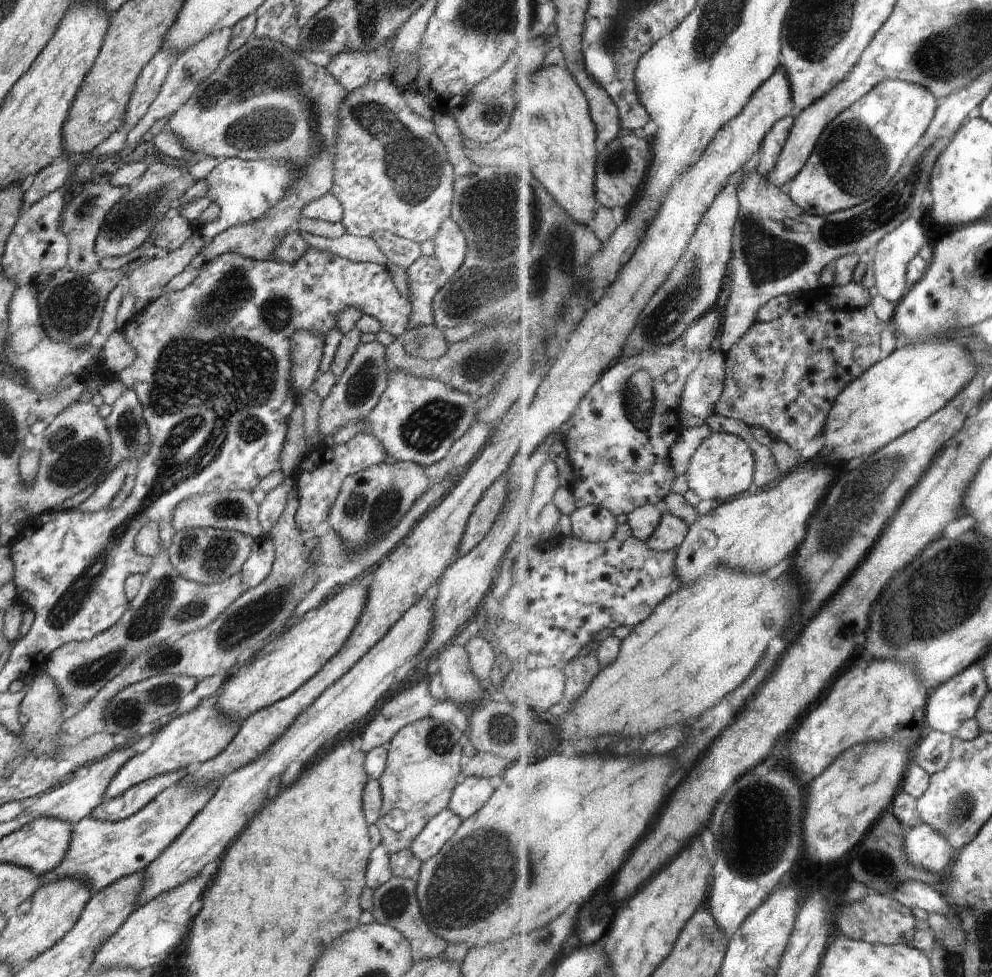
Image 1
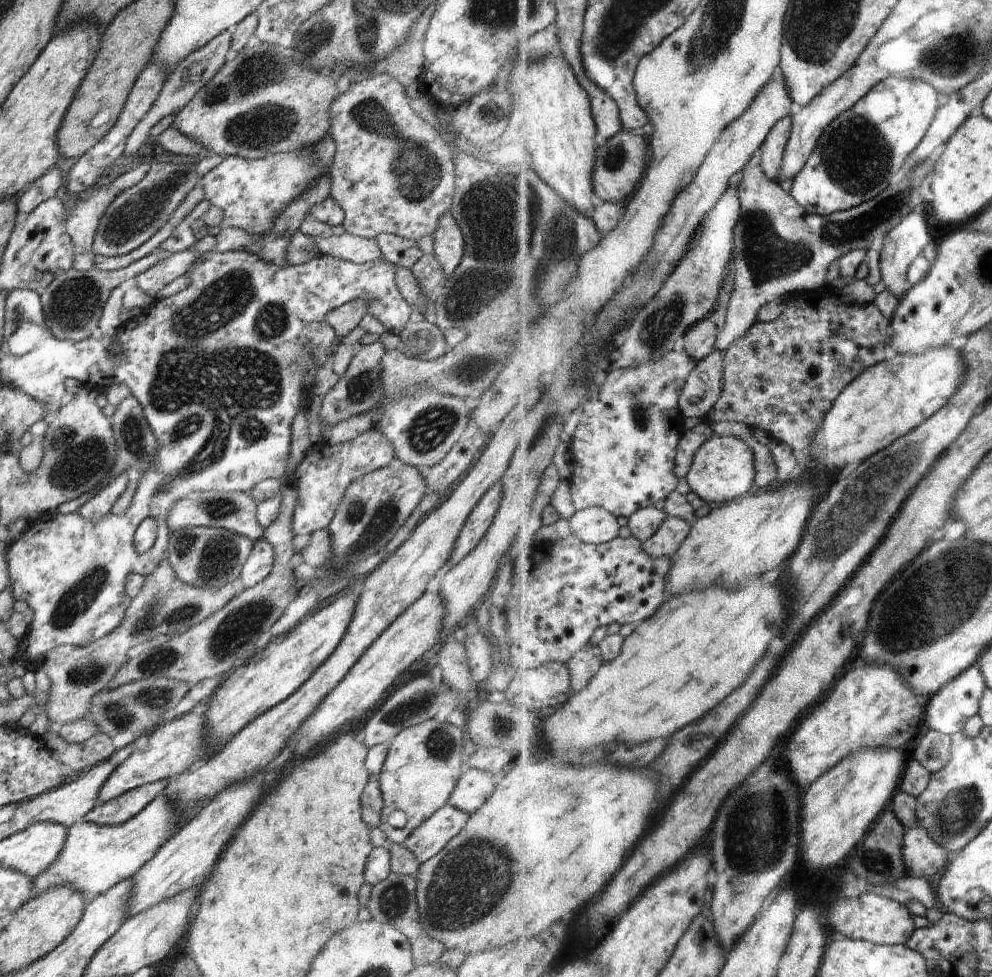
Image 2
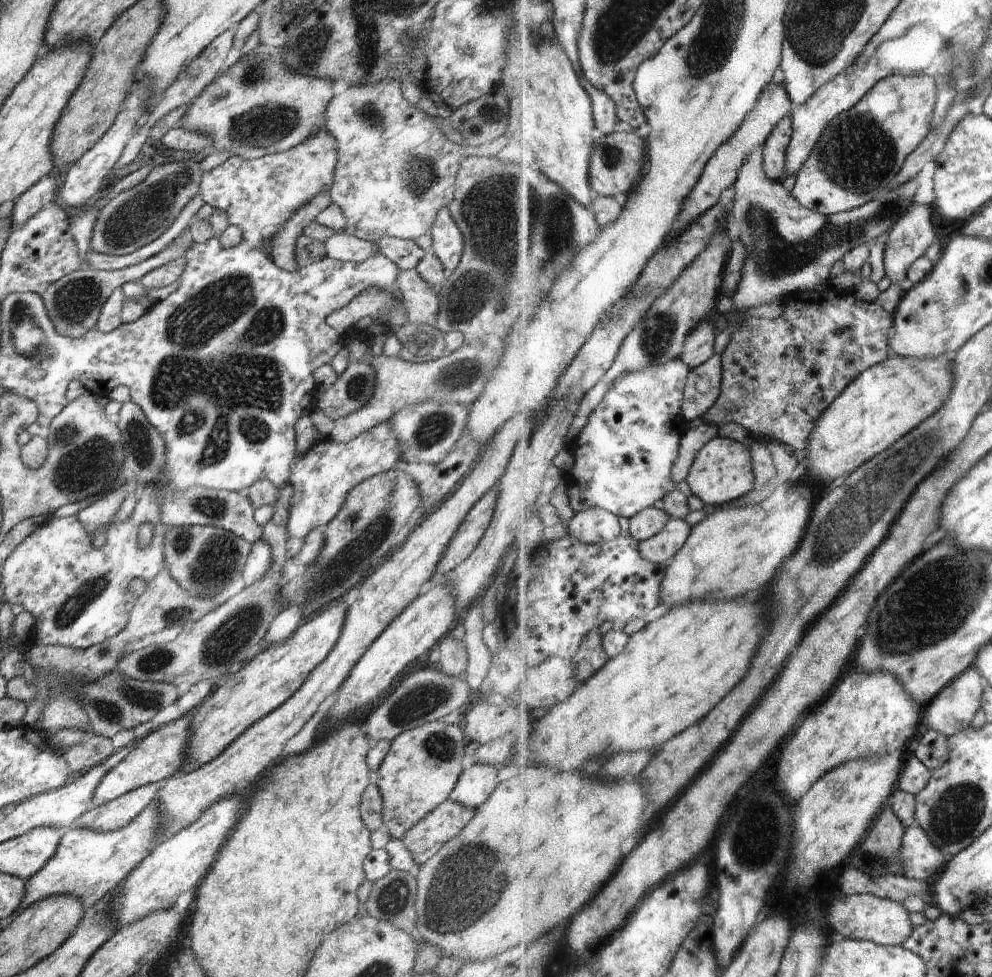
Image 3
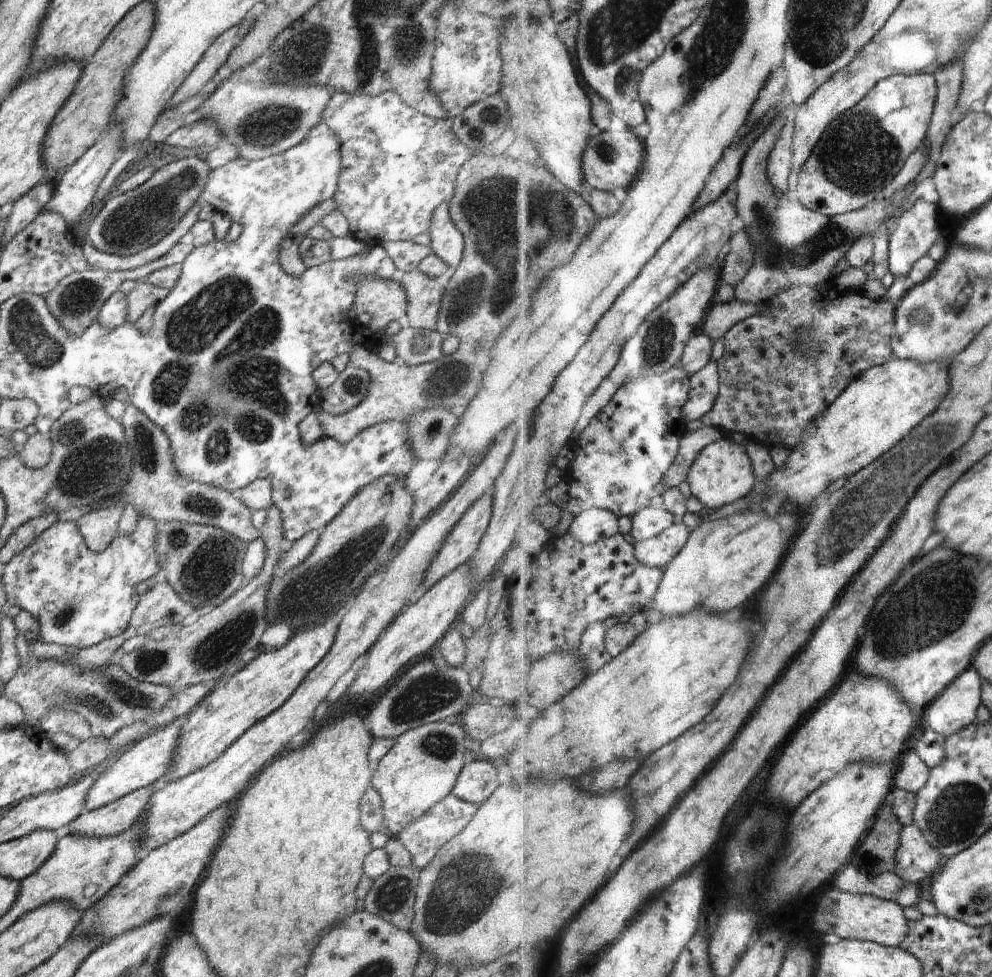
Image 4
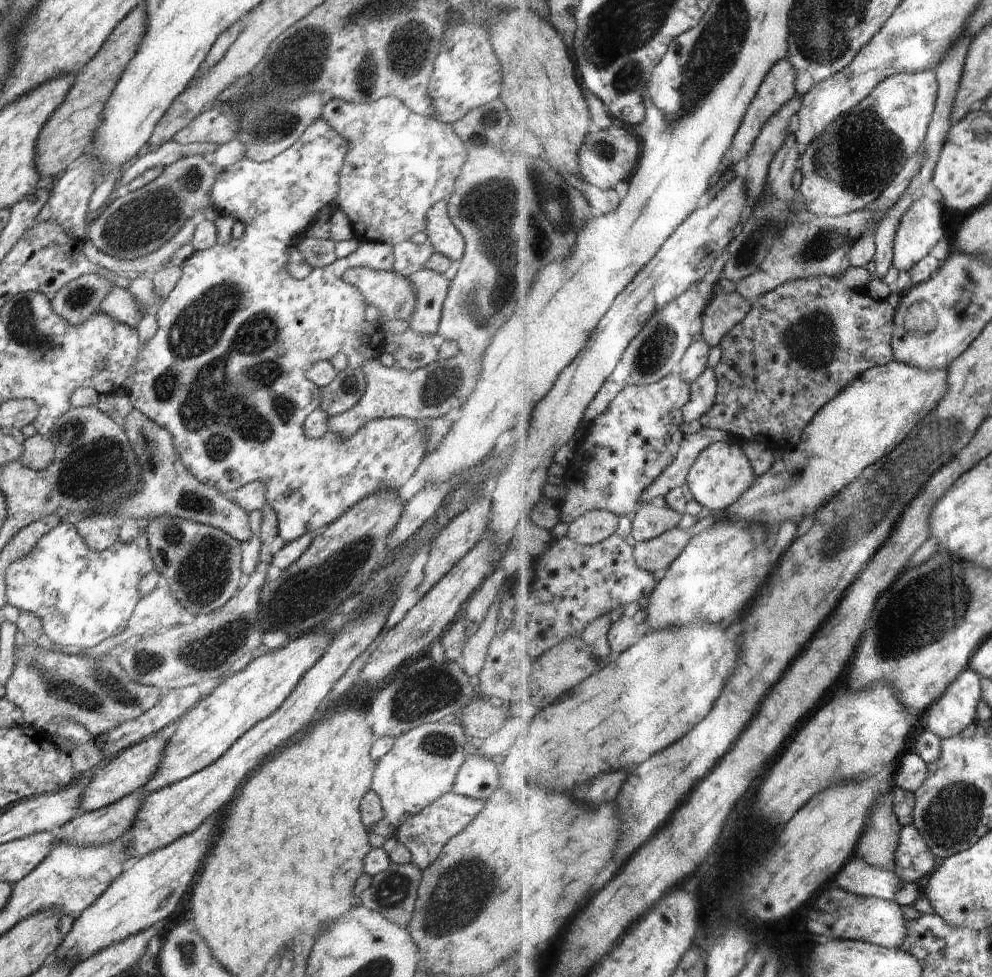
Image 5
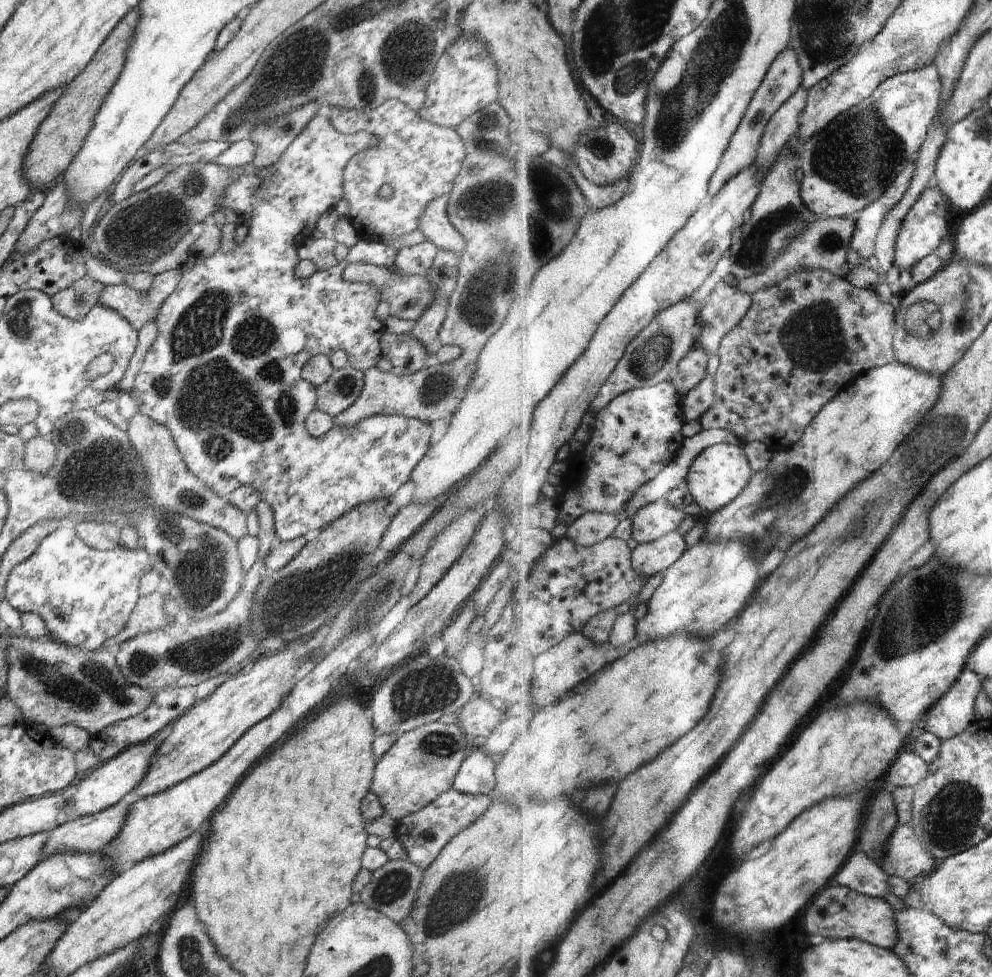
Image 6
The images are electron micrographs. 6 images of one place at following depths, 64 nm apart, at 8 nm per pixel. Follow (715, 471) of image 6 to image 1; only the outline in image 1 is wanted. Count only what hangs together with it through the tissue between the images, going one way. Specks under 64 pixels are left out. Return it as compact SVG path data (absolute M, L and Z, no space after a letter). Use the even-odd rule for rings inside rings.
M713 433L698 449L692 459L688 480L690 488L694 489L702 499L712 499L725 502L732 500L738 494L752 490L756 482L757 462L752 446L738 435L730 433Z

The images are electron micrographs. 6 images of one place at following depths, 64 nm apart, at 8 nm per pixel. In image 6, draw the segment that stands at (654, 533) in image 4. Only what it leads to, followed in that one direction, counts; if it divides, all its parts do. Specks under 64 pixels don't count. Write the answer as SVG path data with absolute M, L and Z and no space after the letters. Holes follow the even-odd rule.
M671 502L649 504L633 518L634 544L651 543L674 533L688 517L689 514L684 509Z

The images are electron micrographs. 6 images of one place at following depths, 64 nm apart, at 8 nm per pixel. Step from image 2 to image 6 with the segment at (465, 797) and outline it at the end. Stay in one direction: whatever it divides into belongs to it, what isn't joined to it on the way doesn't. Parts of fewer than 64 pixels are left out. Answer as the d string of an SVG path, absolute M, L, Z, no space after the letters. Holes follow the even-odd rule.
M480 748L470 753L456 773L453 788L464 794L493 795L496 782L496 758Z

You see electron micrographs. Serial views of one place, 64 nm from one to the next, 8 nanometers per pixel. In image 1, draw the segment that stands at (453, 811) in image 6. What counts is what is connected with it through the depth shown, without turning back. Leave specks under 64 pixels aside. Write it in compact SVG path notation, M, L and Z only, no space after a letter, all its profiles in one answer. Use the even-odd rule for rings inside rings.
M448 807L443 808L428 820L420 834L412 839L408 849L422 862L432 858L454 836L462 821Z

